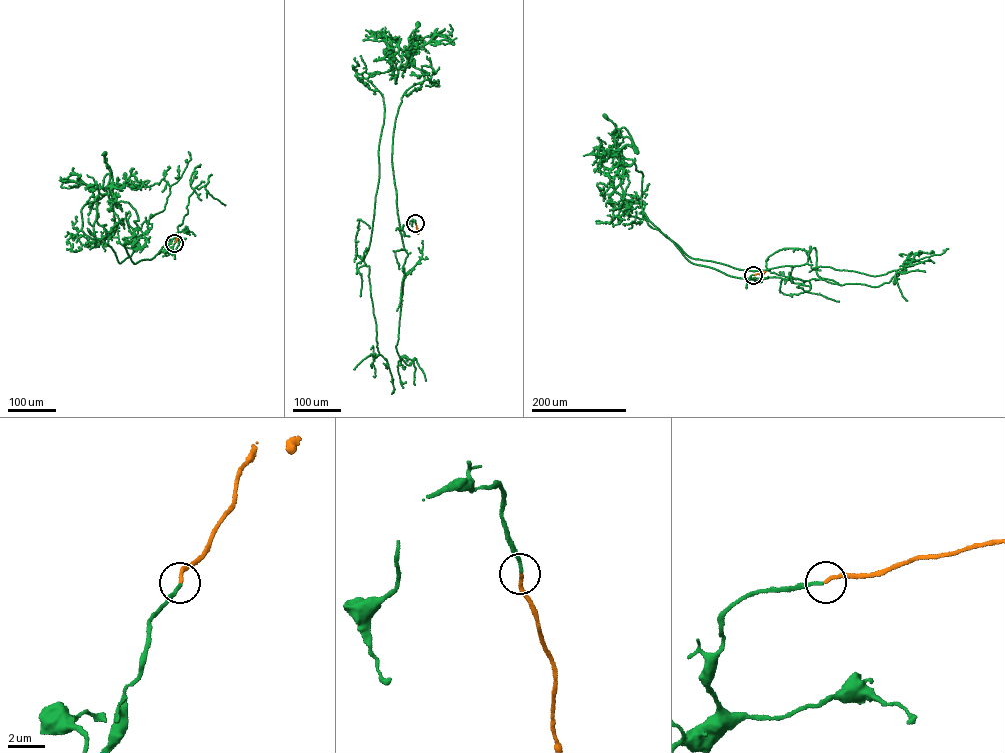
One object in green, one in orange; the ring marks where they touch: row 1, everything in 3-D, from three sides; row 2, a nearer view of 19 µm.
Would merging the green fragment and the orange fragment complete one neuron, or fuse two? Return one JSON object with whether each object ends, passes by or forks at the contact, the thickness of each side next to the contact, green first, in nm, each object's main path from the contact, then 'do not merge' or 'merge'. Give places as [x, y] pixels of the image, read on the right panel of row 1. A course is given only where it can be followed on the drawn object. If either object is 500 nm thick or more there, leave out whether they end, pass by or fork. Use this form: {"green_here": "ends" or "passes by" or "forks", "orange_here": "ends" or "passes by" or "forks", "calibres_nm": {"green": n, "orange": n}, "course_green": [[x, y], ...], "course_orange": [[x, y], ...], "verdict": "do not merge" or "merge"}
{"green_here": "ends", "orange_here": "ends", "calibres_nm": {"green": 160, "orange": 180}, "course_green": [[753, 275], [693, 263], [626, 213], [628, 176], [610, 151], [625, 145], [636, 153], [605, 116]], "course_orange": [[753, 275], [765, 271]], "verdict": "merge"}

